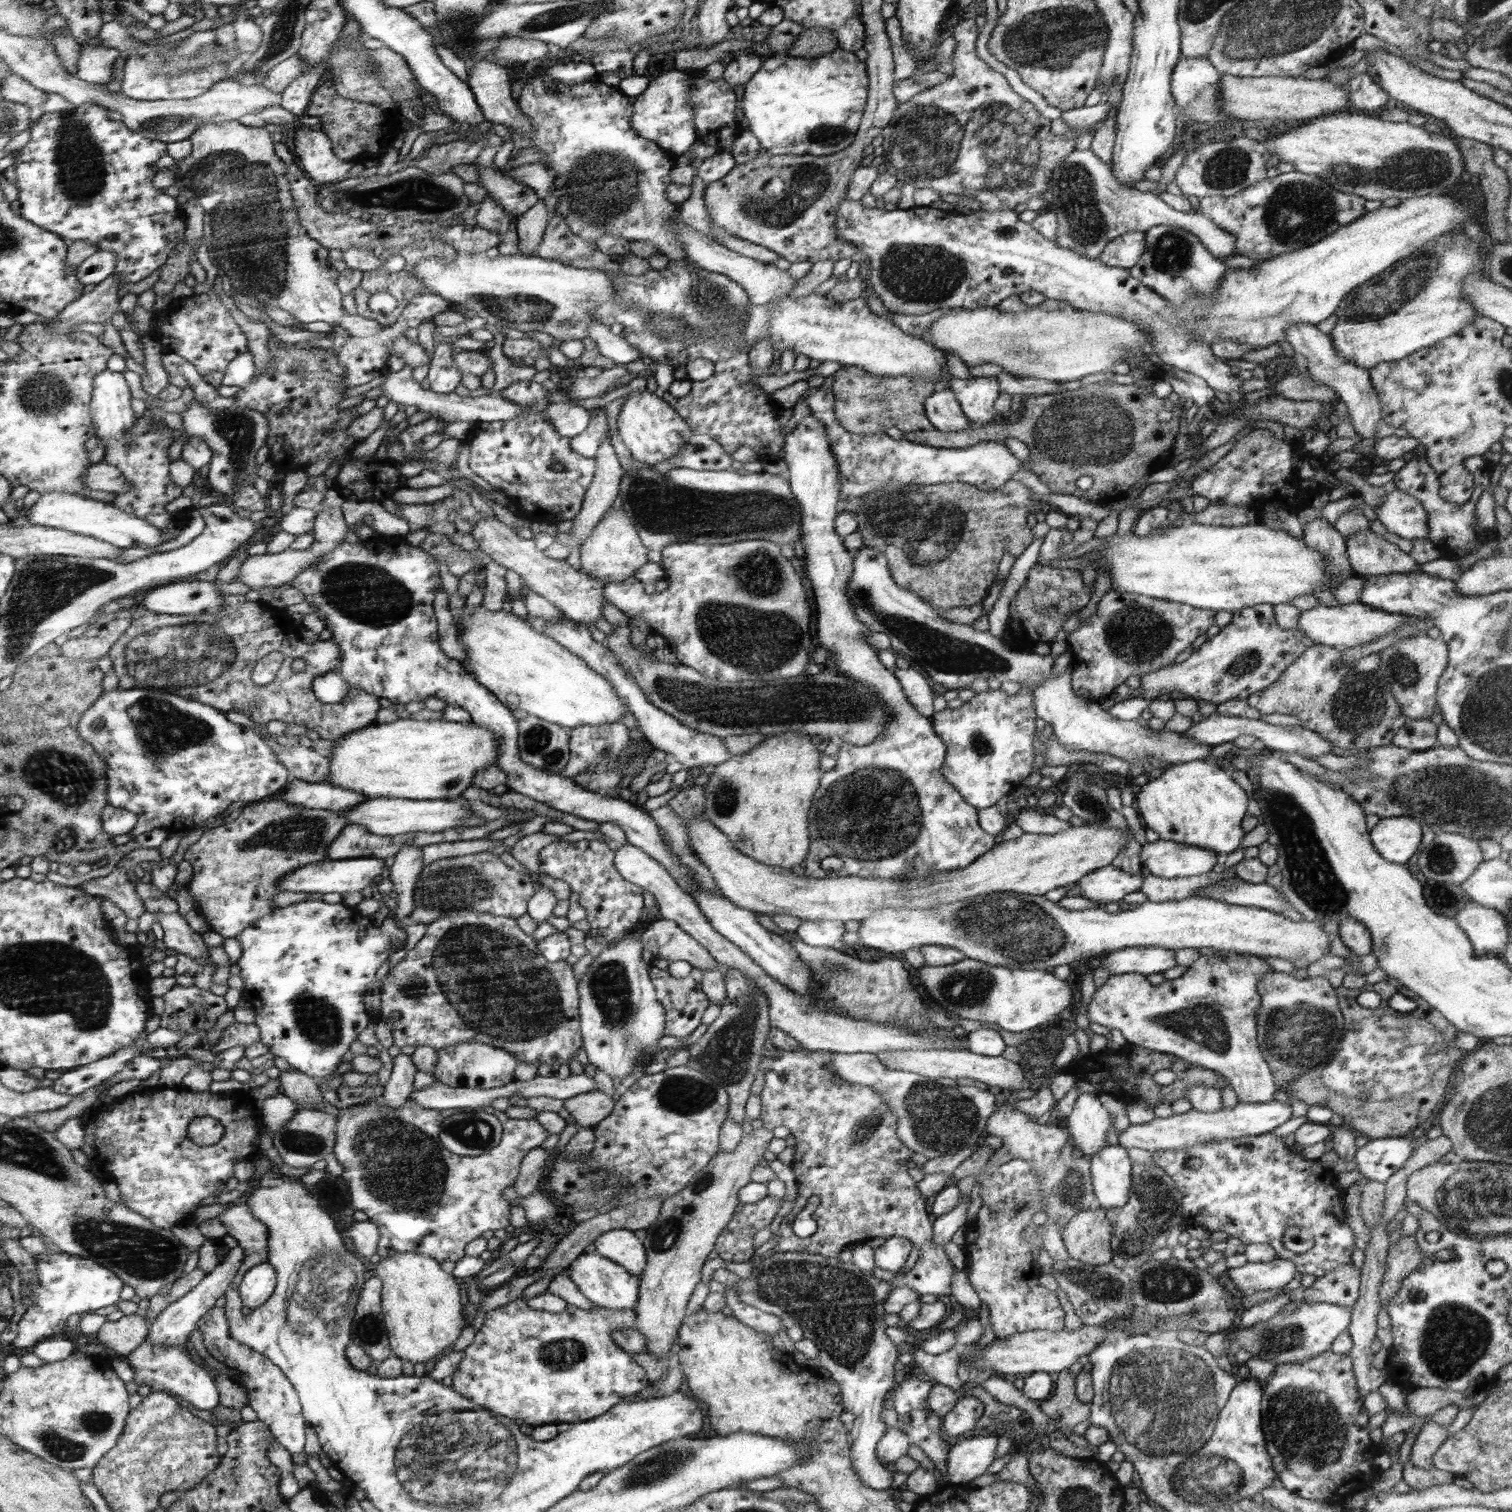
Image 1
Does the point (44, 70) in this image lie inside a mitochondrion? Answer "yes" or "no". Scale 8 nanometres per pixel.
no

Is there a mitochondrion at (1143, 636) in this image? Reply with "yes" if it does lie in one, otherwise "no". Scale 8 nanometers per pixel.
yes

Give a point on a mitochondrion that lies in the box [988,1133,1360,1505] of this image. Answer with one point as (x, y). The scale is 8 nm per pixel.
(1307, 1432)

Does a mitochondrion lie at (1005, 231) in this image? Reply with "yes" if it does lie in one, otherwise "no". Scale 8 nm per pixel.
no

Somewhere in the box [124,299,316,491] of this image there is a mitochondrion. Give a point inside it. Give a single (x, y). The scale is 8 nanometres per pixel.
(236, 428)

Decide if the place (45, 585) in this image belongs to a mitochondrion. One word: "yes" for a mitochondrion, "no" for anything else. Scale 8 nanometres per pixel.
yes

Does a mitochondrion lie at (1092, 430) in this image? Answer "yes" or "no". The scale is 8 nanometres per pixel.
yes

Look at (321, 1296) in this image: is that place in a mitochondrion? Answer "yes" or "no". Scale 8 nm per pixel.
yes

